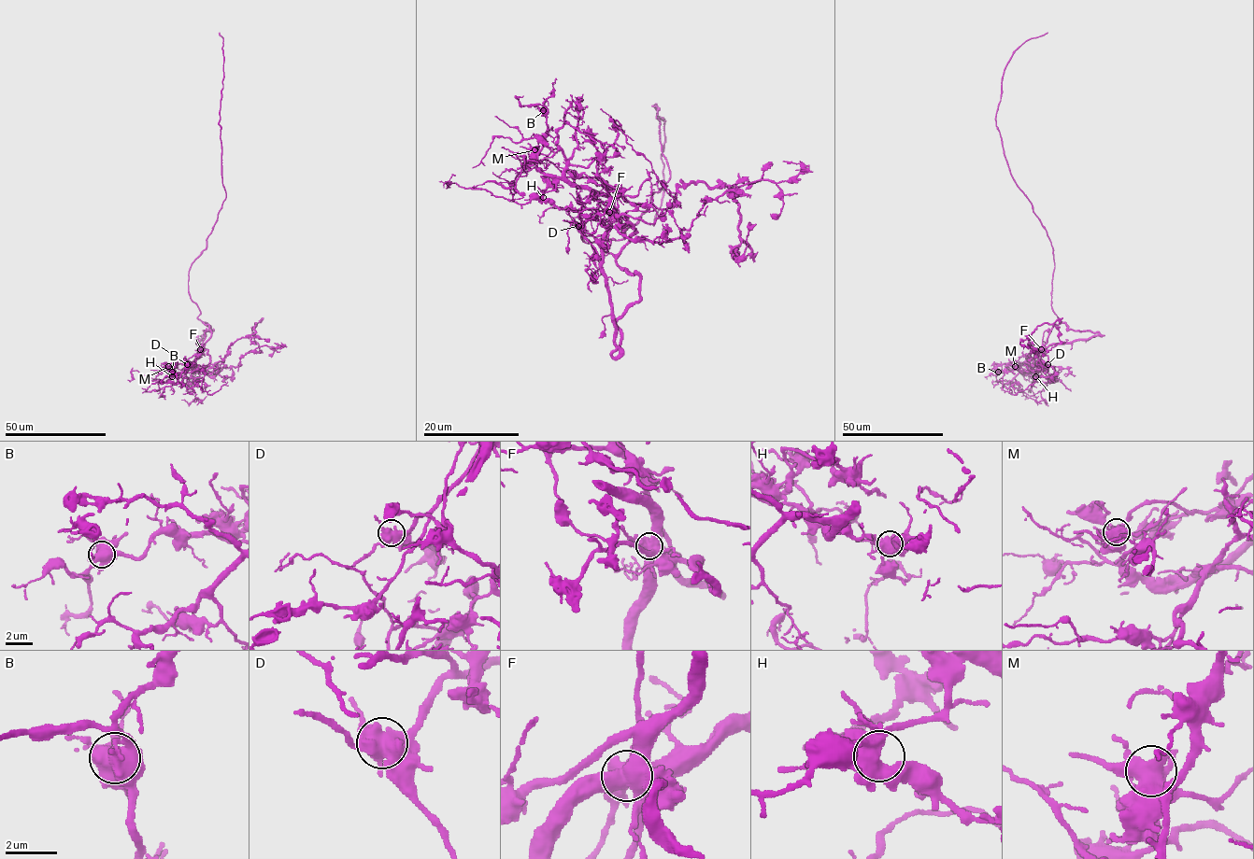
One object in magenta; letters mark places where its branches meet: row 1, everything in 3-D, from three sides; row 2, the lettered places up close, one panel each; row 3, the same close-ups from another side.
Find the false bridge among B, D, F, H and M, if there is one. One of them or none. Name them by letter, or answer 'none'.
F

